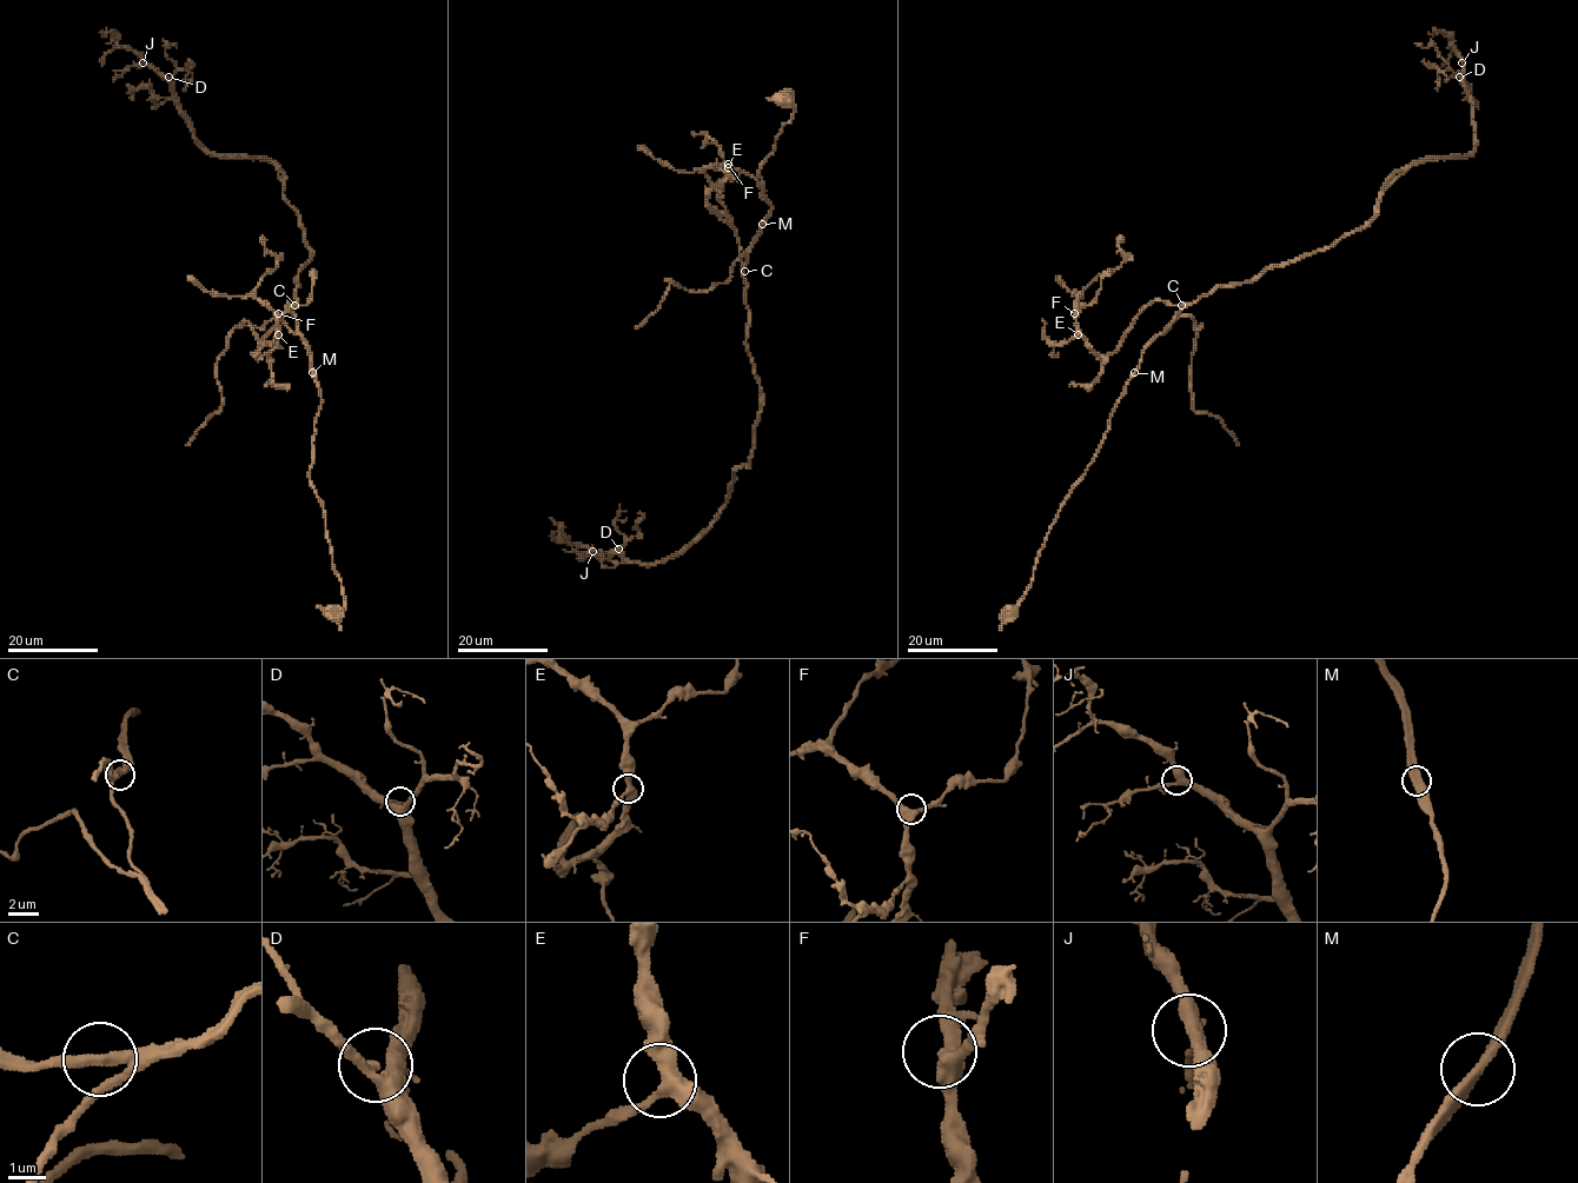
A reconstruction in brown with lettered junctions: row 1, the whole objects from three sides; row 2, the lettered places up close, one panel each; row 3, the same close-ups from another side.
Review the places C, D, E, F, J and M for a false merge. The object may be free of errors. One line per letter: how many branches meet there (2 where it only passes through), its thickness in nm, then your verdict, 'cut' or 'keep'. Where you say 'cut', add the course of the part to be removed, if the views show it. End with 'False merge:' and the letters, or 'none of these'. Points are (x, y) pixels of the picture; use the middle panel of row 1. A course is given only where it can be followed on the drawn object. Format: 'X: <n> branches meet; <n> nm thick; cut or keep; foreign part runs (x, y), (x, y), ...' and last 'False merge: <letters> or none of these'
C: 2 branches meet; 320 nm thick; keep
D: 3 branches meet; 400 nm thick; keep
E: 3 branches meet; 400 nm thick; keep
F: 3 branches meet; 420 nm thick; keep
J: 3 branches meet; 360 nm thick; keep
M: 2 branches meet; 400 nm thick; cut; foreign part runs (762, 224), (731, 266), (729, 278), (702, 292), (667, 280), (673, 283), (661, 306), (636, 327)
False merge: M

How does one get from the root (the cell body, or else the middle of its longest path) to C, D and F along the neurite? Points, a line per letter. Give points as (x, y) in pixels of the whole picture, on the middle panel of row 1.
C: (783, 95), (794, 104), (794, 112), (758, 171), (771, 210), (748, 253), (744, 271)
D: (783, 95), (791, 120), (758, 171), (771, 210), (742, 268), (751, 460), (674, 555), (618, 549)
F: (783, 95), (794, 104), (791, 120), (758, 171), (771, 210), (742, 272), (736, 232), (708, 204), (728, 164)

